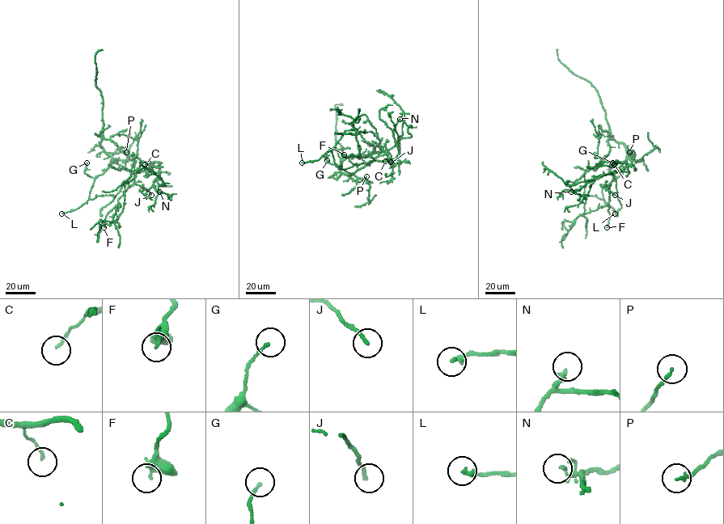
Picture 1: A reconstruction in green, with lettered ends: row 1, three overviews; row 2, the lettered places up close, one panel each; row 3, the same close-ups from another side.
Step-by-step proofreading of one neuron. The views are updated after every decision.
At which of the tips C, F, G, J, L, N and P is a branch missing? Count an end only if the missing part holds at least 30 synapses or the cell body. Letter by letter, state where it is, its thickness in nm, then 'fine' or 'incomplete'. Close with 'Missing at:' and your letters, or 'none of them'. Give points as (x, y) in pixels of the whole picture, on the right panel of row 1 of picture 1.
C: at (614, 164); 130 nm thick; fine
F: at (607, 227); 320 nm thick; fine
G: at (612, 162); 170 nm thick; fine
J: at (615, 195); 170 nm thick; fine
L: at (615, 213); 260 nm thick; fine
N: at (571, 192); 170 nm thick; fine
P: at (629, 152); 170 nm thick; fine
Missing at: none of them

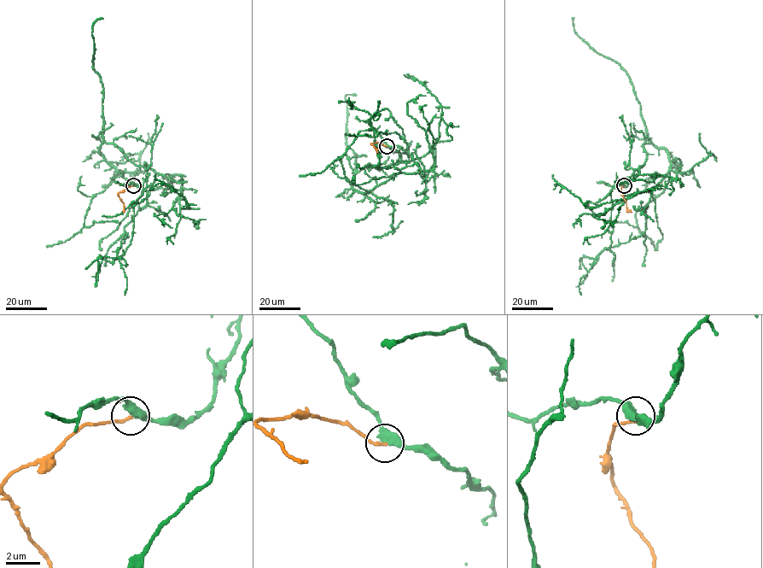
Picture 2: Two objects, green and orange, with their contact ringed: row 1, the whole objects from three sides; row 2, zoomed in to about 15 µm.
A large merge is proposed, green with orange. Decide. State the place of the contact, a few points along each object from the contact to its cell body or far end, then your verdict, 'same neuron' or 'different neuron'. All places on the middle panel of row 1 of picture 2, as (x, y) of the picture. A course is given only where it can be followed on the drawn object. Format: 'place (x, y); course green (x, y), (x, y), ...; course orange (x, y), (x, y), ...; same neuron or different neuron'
place (387, 146); course green (386, 146), (400, 159), (364, 166), (355, 190), (399, 171), (377, 167), (371, 116), (349, 97); course orange (386, 146), (370, 143), (378, 153); same neuron

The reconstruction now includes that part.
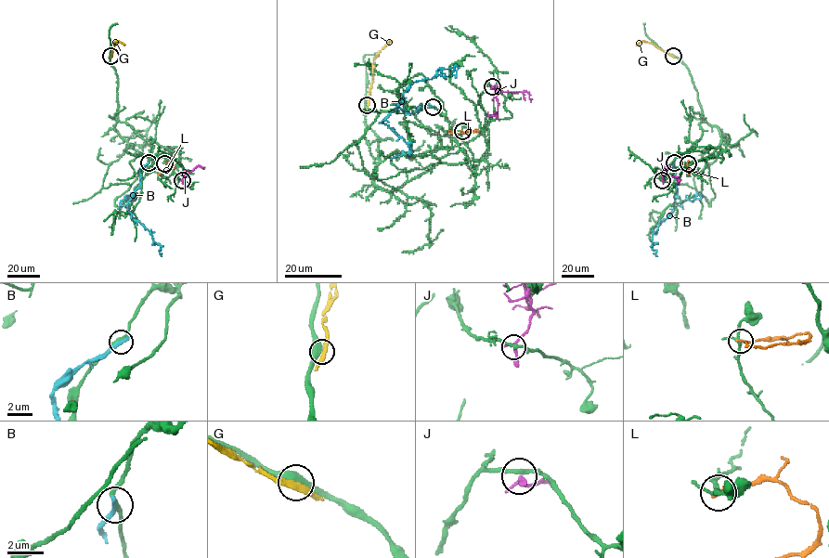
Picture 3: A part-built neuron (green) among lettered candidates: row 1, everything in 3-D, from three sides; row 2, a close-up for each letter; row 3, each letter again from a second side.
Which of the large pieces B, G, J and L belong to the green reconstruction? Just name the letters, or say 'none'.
none

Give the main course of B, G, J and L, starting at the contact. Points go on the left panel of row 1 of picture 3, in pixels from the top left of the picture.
B: (148, 162), (139, 170), (139, 185), (127, 202), (127, 210), (161, 246), (161, 253)
G: (110, 56), (115, 42), (124, 45)
J: (182, 180), (185, 172), (190, 172), (198, 165), (204, 169)
L: (165, 162), (171, 162), (174, 167), (157, 175)

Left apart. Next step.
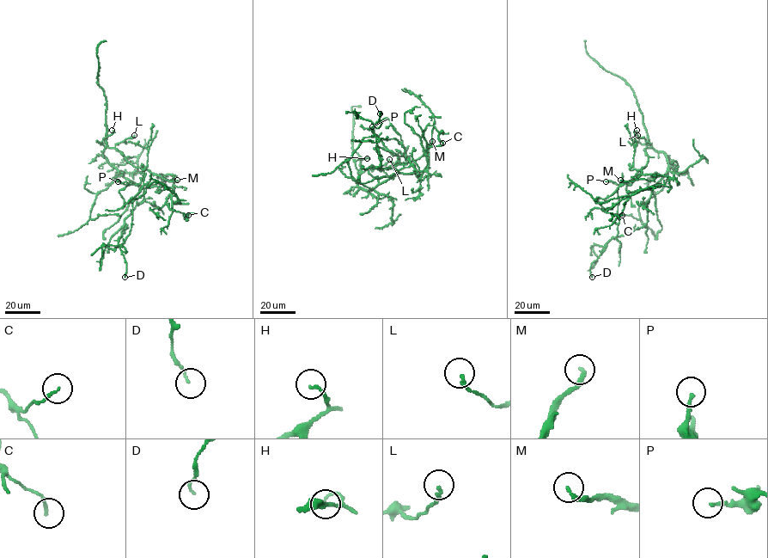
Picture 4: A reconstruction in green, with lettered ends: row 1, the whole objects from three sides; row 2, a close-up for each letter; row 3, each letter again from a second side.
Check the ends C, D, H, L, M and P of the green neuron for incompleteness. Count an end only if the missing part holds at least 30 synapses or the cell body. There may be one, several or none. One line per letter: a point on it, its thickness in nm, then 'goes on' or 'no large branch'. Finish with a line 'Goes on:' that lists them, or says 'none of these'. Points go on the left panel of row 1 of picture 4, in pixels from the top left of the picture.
C: at (188, 215); 140 nm thick; no large branch
D: at (124, 277); 110 nm thick; no large branch
H: at (112, 130); 110 nm thick; no large branch
L: at (134, 135); 170 nm thick; no large branch
M: at (177, 180); 190 nm thick; goes on
P: at (118, 181); 160 nm thick; no large branch
Goes on: M

